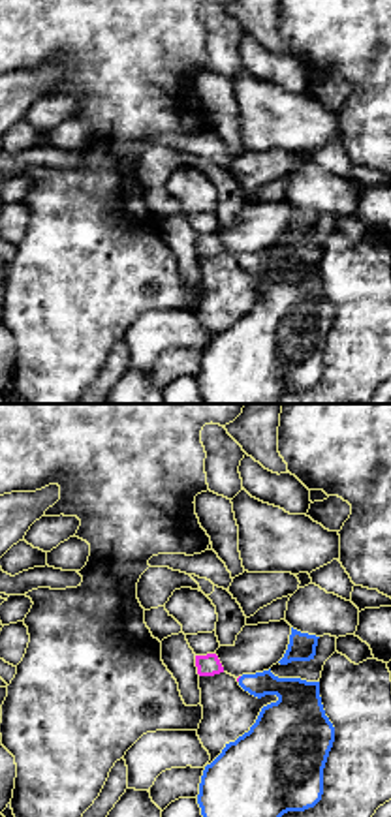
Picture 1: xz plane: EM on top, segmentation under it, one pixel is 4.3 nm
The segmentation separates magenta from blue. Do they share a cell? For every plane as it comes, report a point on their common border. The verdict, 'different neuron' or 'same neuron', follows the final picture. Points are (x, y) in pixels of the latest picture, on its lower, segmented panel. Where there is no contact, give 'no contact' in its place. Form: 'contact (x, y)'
contact (239, 677)

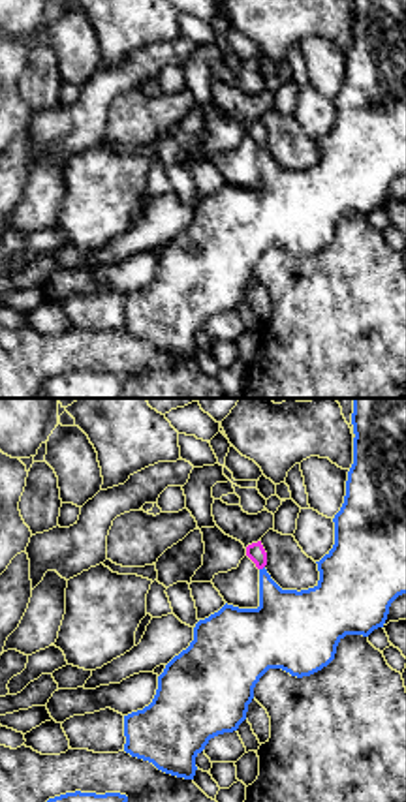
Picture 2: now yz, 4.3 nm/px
contact (262, 568)

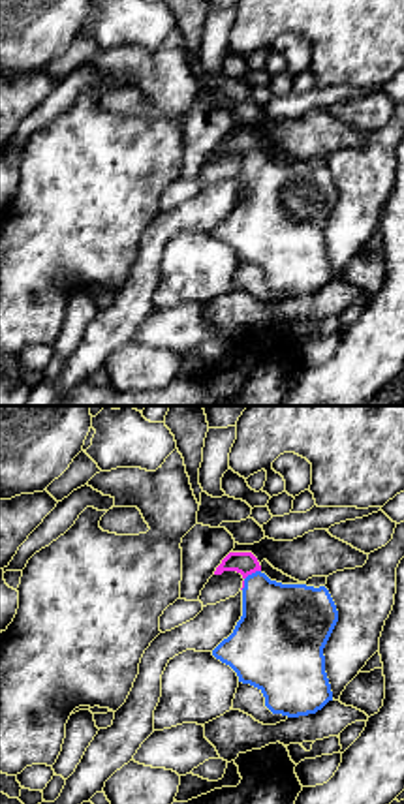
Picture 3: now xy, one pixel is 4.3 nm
contact (247, 575)

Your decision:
same neuron

